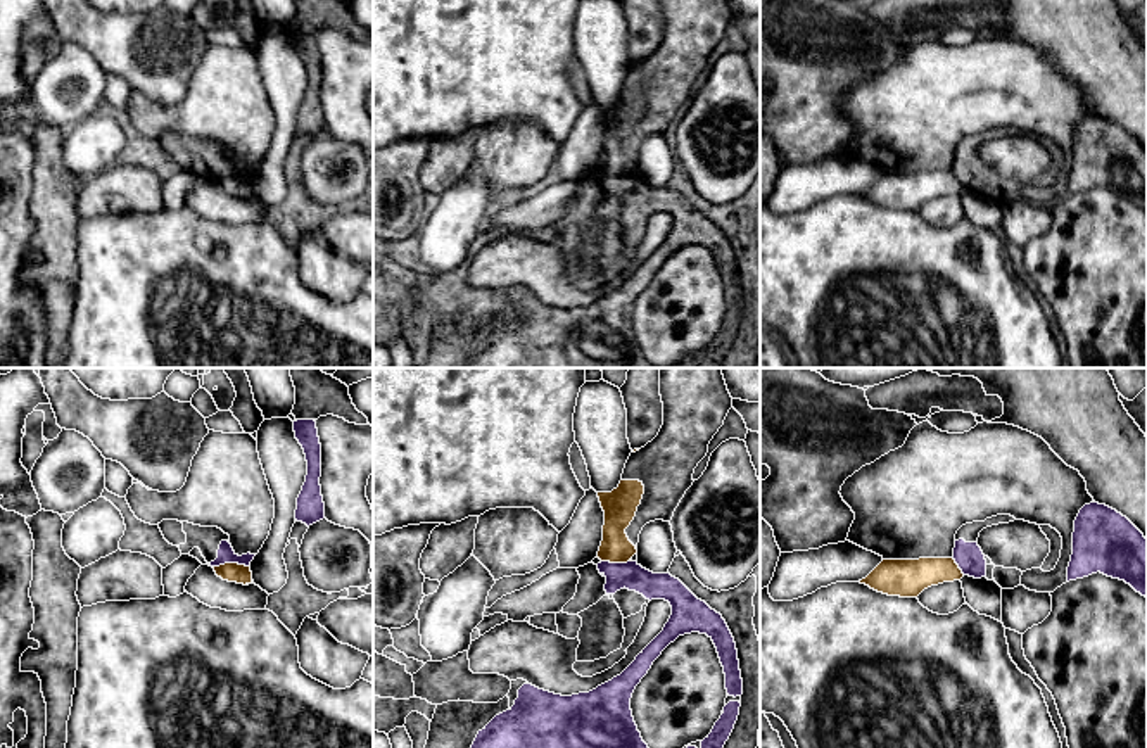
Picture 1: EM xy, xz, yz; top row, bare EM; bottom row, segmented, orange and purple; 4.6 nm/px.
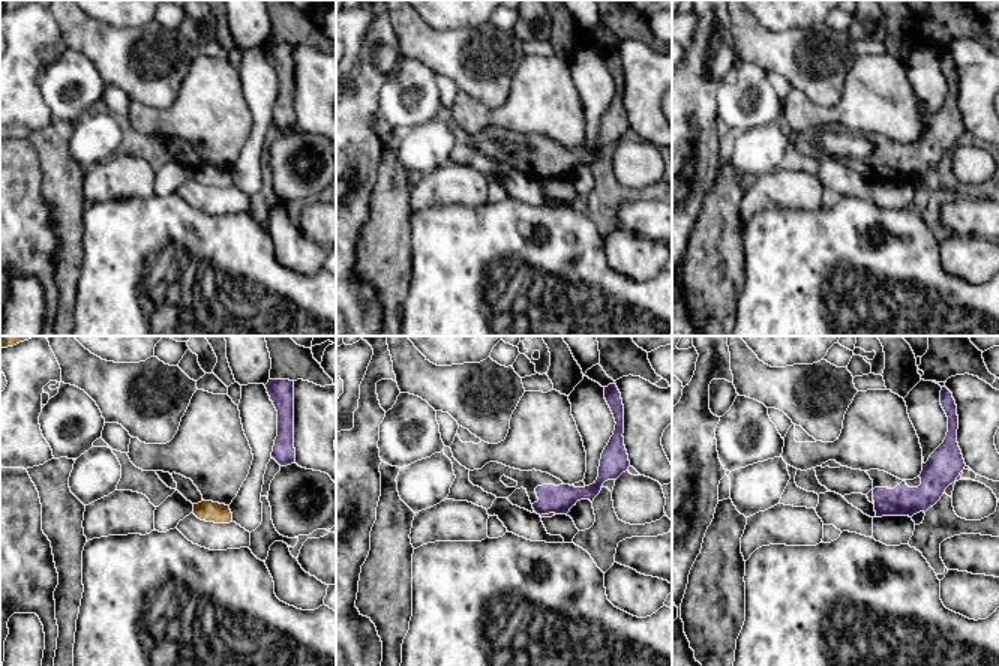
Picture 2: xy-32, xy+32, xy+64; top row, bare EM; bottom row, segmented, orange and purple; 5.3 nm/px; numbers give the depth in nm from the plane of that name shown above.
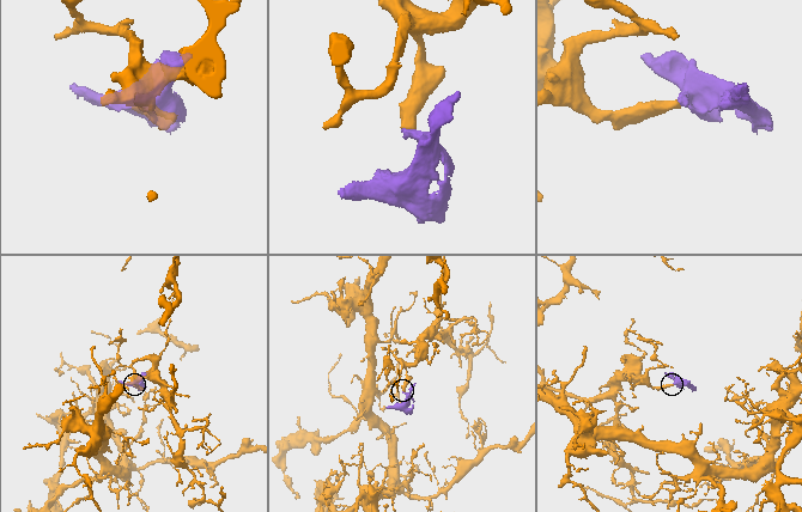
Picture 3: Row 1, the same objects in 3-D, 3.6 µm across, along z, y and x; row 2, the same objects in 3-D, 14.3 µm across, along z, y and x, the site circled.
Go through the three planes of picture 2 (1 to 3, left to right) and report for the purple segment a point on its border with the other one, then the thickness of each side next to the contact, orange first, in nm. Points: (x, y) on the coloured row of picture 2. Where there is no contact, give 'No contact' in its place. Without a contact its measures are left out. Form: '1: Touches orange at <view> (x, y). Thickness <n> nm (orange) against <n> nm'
1: No contact
2: Touches orange at xy+32 (549, 513). Thickness 20 nm (orange) against 150 nm
3: No contact

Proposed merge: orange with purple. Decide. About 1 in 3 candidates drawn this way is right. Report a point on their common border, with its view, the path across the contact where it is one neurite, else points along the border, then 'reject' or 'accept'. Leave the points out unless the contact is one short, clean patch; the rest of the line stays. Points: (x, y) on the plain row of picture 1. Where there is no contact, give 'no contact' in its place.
contact xy (230, 177); border xy (247, 178), (220, 177), (213, 180); reject

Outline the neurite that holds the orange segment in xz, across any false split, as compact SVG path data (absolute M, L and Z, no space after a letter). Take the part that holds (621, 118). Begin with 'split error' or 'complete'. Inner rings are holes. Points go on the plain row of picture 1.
complete | M620 93L612 105L598 105L605 124L603 154L598 164L601 174L627 176L637 166L629 154L625 142L636 130L644 98L639 93Z

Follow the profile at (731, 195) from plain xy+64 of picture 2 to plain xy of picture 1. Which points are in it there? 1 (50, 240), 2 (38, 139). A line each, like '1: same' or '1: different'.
1: same
2: same

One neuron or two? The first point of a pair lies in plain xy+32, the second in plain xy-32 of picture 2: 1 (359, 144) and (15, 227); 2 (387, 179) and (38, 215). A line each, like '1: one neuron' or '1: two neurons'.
1: one neuron
2: two neurons

